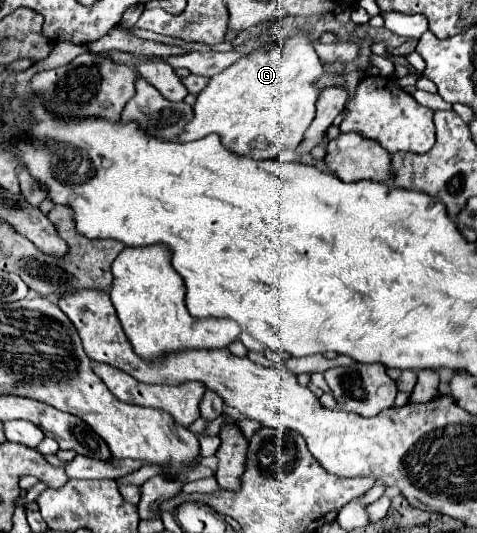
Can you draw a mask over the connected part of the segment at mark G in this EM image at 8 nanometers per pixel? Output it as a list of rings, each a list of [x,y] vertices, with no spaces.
[[[305,34],[293,36],[273,48],[259,48],[209,78],[209,84],[197,94],[193,120],[175,142],[183,144],[207,134],[219,134],[223,148],[253,160],[271,160],[293,152],[315,118],[319,92],[313,82],[321,74],[323,64]]]

